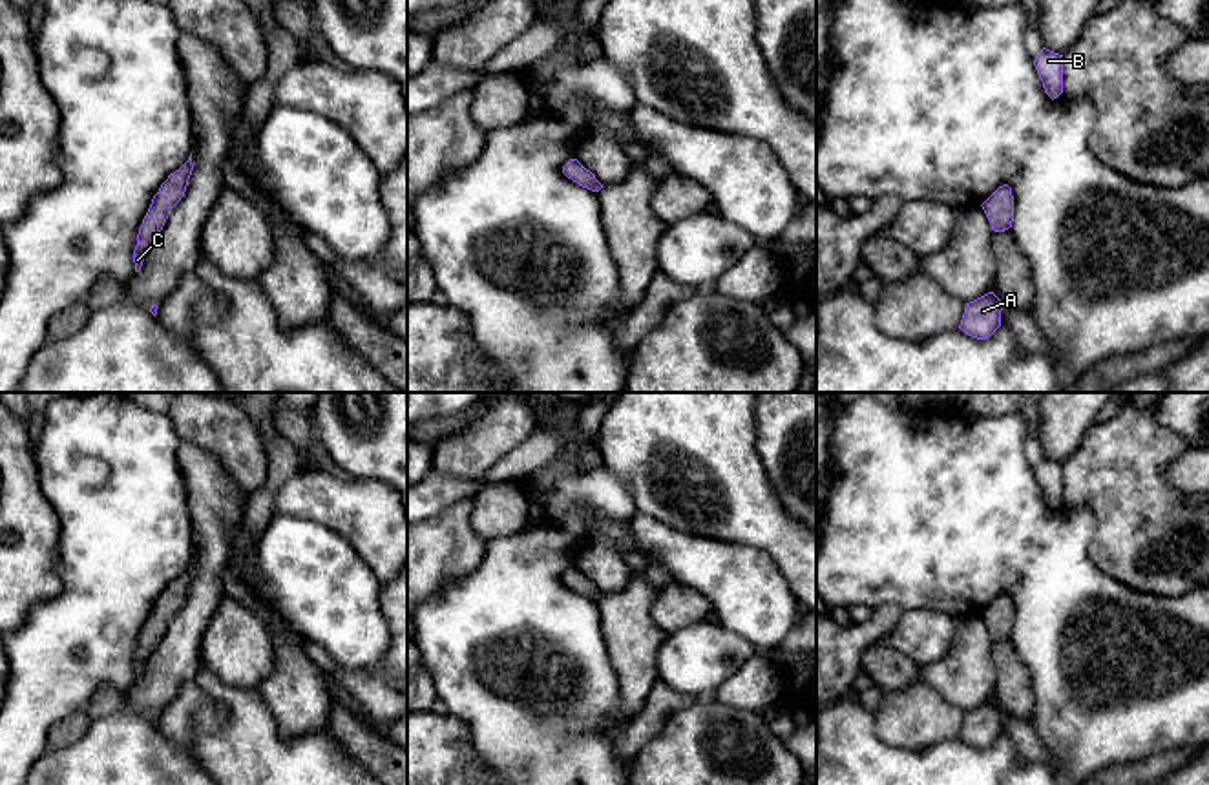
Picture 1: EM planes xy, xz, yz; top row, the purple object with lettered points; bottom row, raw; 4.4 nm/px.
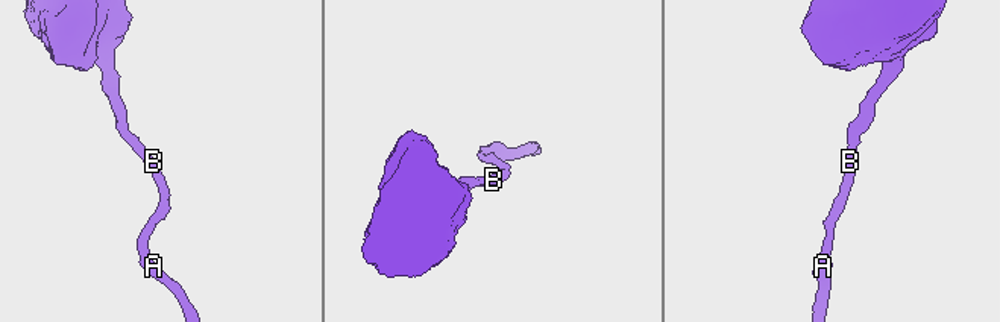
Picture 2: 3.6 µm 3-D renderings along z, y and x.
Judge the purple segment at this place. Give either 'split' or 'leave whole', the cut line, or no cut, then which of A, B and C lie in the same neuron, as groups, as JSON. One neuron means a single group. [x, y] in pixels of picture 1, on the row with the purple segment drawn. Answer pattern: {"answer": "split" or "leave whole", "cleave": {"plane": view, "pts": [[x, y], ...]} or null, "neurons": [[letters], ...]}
{"answer": "split", "cleave": {"plane": "xy", "pts": [[159, 190], [172, 207]]}, "neurons": [["A", "C"], ["B"]]}

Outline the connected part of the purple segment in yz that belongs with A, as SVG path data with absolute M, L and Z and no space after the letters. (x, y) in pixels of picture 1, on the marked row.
M988 292L964 307L959 329L977 340L990 338L1001 327L1001 299Z

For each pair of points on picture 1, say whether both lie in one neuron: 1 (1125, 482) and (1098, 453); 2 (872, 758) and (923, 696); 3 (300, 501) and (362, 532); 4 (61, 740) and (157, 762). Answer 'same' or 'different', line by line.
1: same
2: different
3: same
4: different

